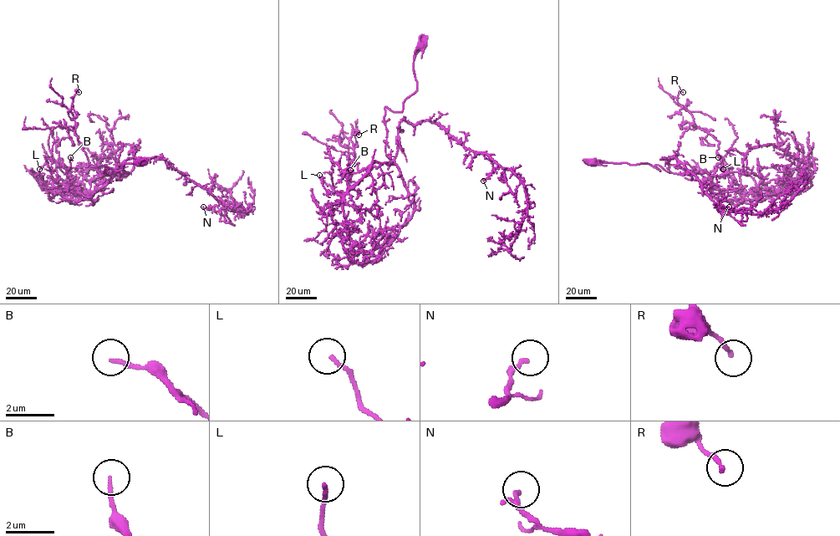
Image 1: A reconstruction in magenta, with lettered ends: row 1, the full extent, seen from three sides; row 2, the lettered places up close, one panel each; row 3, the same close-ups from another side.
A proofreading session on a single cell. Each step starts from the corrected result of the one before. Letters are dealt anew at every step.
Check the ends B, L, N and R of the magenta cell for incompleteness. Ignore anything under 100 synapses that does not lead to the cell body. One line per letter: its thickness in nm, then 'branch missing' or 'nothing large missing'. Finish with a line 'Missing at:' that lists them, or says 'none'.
B: 150 nm | nothing large missing
L: 140 nm | nothing large missing
N: 130 nm | nothing large missing
R: 190 nm | nothing large missing
Missing at: none

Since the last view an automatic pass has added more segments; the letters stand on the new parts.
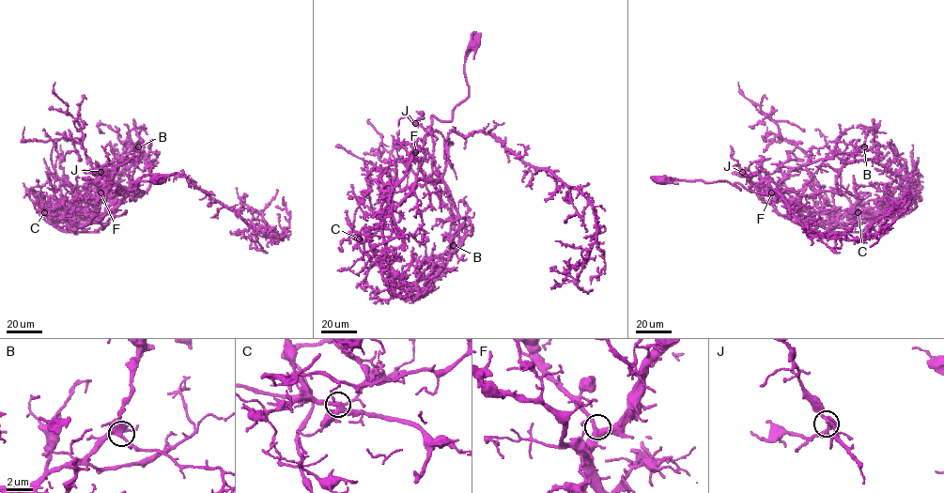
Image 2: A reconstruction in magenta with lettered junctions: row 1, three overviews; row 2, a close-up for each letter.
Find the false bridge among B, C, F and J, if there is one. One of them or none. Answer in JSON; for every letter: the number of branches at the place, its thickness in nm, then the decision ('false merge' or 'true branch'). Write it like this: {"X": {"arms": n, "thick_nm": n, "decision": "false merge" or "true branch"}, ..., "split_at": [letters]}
{"B": {"arms": 4, "thick_nm": 440, "decision": "true branch"}, "C": {"arms": 4, "thick_nm": 360, "decision": "false merge"}, "F": {"arms": 4, "thick_nm": 400, "decision": "true branch"}, "J": {"arms": 4, "thick_nm": 340, "decision": "true branch"}, "split_at": ["C"]}

